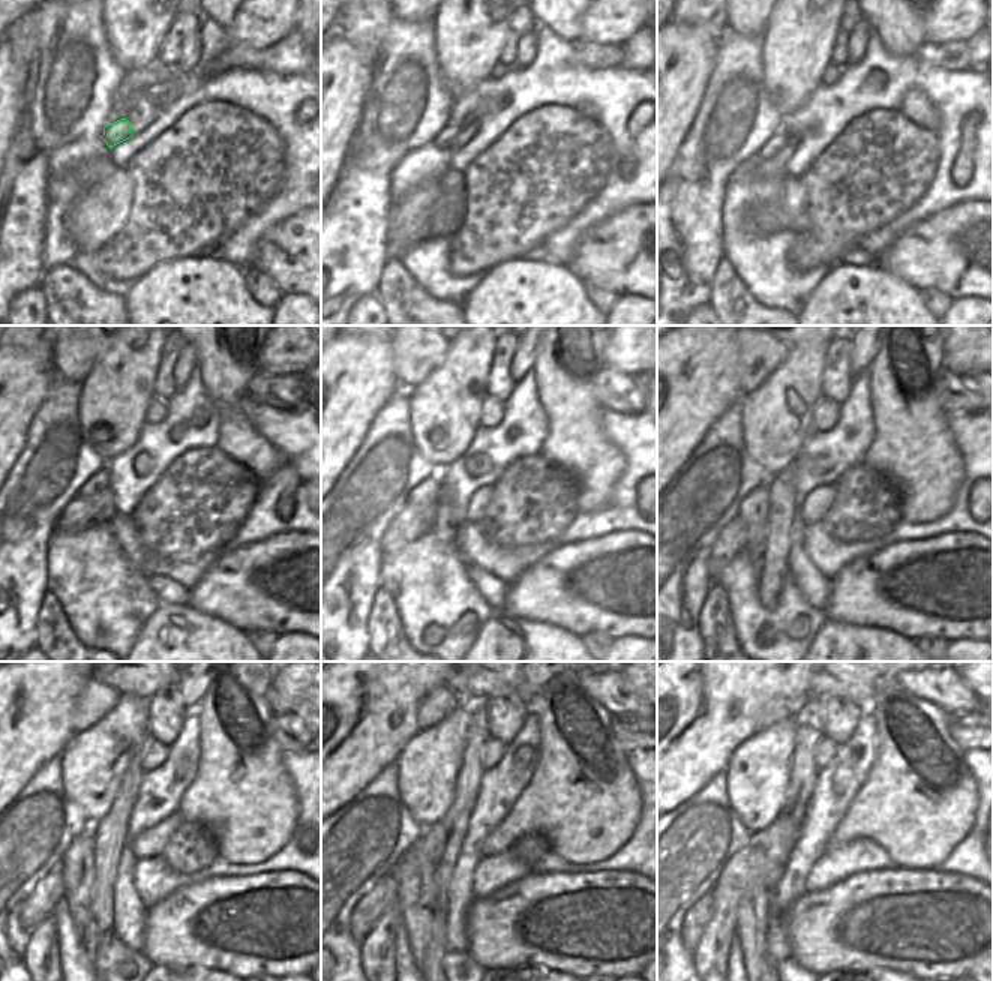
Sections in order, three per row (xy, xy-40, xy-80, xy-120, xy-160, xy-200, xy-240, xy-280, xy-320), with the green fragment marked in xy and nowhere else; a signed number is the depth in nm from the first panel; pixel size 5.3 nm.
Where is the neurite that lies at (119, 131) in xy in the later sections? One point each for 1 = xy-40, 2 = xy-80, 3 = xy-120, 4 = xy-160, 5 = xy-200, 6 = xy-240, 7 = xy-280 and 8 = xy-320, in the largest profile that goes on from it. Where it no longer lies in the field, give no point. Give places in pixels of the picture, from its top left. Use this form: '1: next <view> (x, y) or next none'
1: next xy-40 (446, 138)
2: next xy-80 (779, 140)
3: next xy-120 (99, 482)
4: next xy-160 (428, 492)
5: next xy-200 (753, 509)
6: next xy-240 (78, 861)
7: next xy-280 (413, 872)
8: next xy-320 (755, 900)

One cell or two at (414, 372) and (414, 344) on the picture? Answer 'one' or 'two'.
one

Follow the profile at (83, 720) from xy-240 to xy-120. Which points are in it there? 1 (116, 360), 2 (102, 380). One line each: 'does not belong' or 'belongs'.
1: does not belong
2: does not belong

